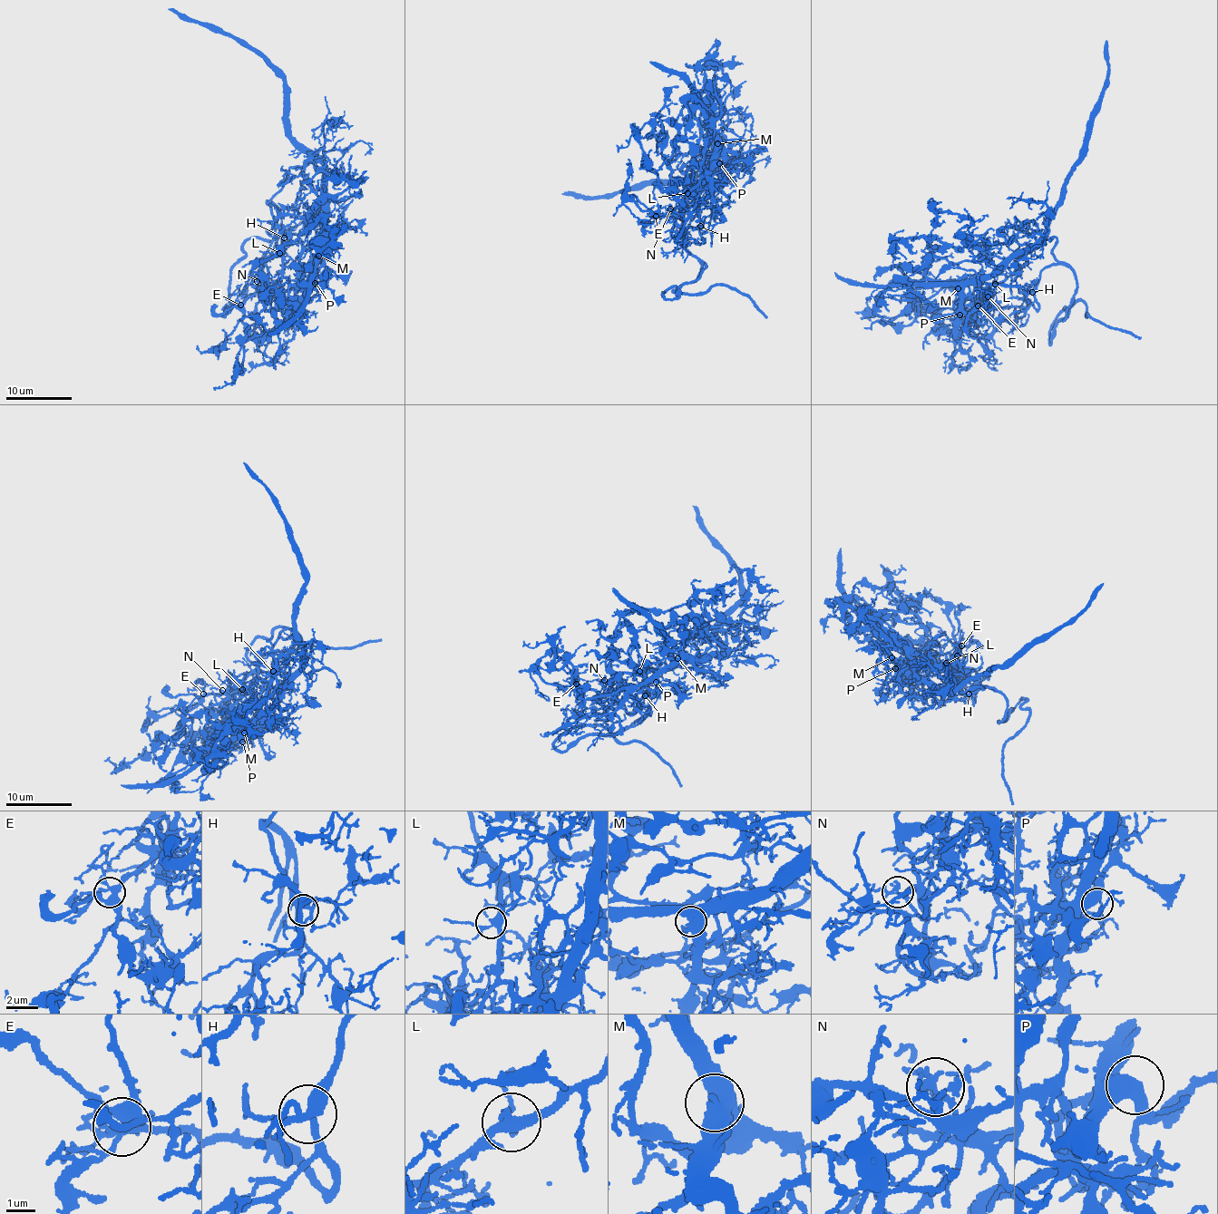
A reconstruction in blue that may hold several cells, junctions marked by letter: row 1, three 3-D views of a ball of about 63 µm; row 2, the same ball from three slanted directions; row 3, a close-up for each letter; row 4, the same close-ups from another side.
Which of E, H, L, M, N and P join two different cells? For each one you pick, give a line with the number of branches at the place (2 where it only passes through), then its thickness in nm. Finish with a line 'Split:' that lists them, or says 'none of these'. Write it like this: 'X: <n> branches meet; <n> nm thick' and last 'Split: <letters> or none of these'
N: 6 branches meet; 190 nm thick
Split: N

